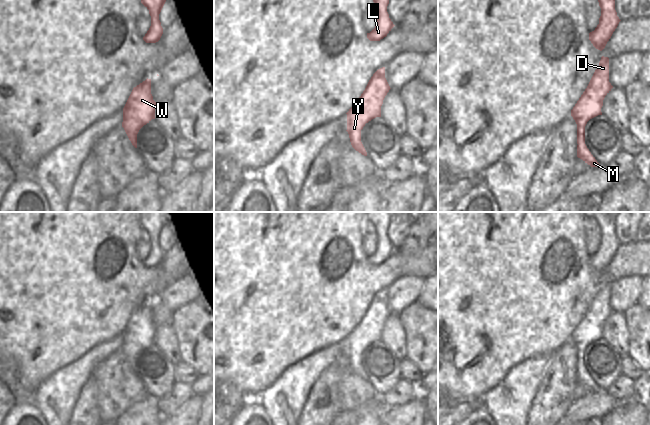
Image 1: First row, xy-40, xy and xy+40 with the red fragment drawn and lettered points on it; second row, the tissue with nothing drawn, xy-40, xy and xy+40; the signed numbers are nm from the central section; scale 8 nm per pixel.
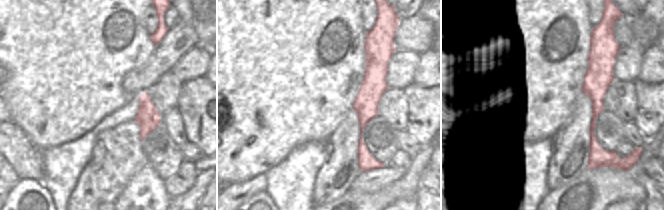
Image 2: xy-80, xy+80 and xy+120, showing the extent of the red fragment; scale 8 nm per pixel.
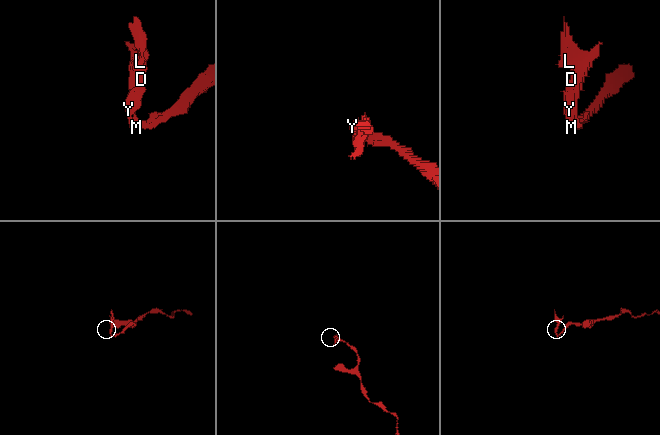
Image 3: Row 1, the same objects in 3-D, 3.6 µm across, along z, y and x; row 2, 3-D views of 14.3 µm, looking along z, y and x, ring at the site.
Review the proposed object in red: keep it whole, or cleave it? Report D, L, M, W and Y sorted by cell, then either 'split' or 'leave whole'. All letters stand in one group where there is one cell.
D L W Y / M | split

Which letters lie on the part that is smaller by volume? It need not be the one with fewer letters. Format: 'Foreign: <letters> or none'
Foreign: D, L, W, Y

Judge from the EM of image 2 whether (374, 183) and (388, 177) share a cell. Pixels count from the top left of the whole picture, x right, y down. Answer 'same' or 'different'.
same

